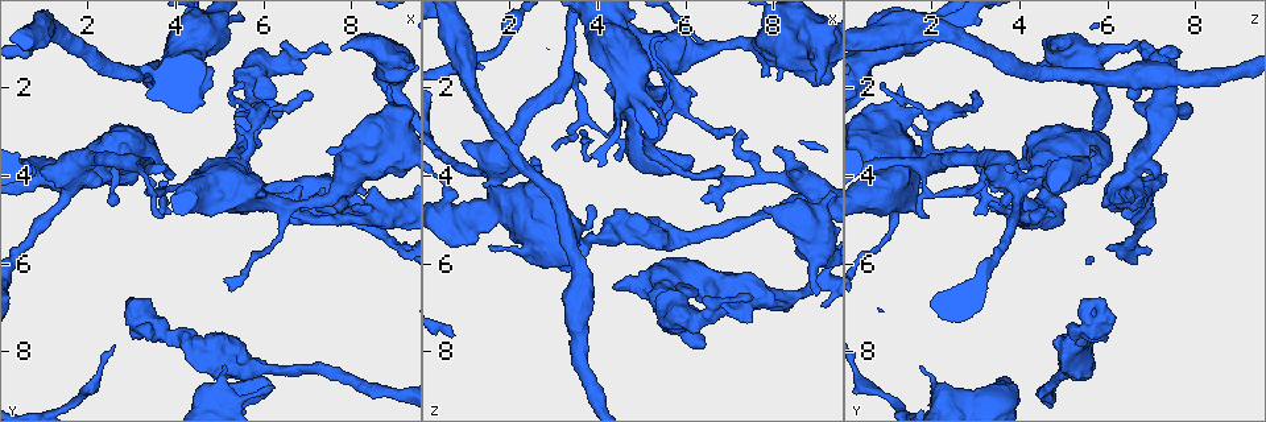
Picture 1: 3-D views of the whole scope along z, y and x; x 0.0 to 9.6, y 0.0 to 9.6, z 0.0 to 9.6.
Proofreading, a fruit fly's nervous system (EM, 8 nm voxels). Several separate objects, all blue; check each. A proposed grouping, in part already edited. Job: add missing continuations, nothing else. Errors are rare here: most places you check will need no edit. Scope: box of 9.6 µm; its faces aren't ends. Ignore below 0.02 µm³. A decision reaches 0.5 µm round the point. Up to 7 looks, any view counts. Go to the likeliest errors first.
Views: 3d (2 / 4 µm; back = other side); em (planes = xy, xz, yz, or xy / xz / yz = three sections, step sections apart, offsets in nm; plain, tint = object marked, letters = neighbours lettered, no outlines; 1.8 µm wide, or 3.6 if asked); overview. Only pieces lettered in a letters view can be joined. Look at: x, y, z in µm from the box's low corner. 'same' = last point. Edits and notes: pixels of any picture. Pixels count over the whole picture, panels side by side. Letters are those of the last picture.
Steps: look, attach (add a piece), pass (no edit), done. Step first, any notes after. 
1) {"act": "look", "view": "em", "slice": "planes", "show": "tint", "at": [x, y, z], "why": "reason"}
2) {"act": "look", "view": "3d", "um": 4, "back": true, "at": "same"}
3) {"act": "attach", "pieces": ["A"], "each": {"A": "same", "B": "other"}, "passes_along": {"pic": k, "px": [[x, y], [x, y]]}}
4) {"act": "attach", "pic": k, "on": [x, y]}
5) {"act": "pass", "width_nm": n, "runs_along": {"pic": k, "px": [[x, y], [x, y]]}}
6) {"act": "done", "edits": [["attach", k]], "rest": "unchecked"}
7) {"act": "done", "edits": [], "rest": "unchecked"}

{"act": "look", "view": "em", "um": 3.6, "slice": "planes", "show": "letters", "at": [7.75, 1.10, 4.75], "why": "branch stops here"}

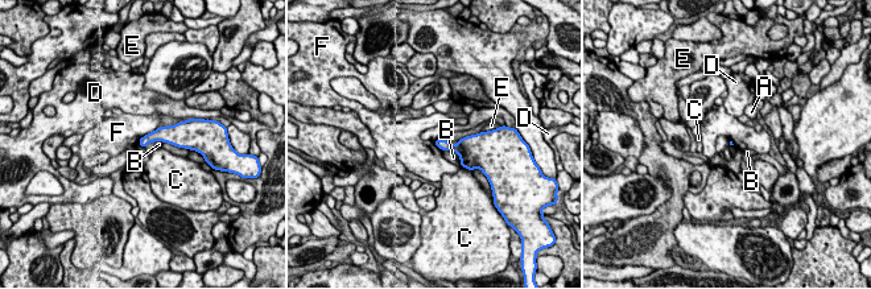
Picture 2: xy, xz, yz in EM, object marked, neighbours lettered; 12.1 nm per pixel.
{"act": "pass", "each": {"A": "other", "B": "other", "C": "other", "D": "other", "E": "other", "F": "other"}, "border": {"pic": 2, "px": [[160, 127], [145, 133], [137, 143]]}, "found": "no lettered piece goes on from it"}

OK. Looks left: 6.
{"act": "look", "view": "em", "um": 3.6, "slice": "xz", "step": 16, "show": "letters", "at": [3.50, 7.50, 5.65], "why": "sharp bend"}

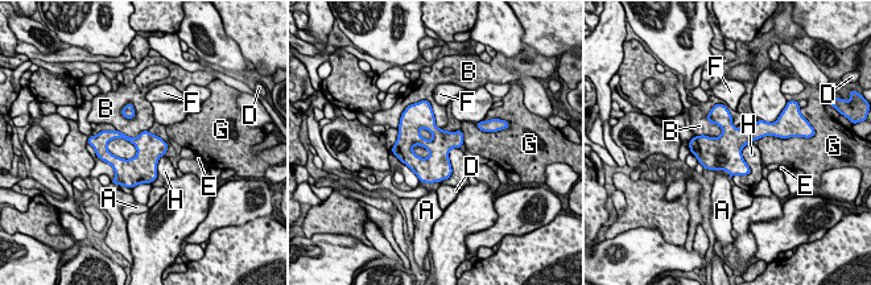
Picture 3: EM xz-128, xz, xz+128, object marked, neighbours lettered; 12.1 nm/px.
{"act": "look", "view": "em", "um": 3.6, "slice": "planes", "show": "letters", "at": "same", "why": "another direction"}

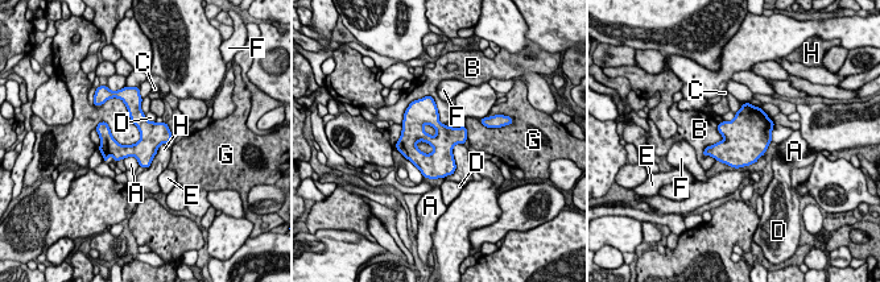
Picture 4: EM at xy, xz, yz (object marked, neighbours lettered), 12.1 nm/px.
{"act": "pass", "width_nm": 320, "each": {"A": "other", "B": "other", "C": "other", "D": "other", "E": "other", "F": "other", "G": "other", "H": "other"}, "border": {"pic": 4, "px": [[718, 124], [723, 139], [703, 157]]}, "found": "none of them fits"}

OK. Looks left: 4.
{"act": "look", "view": "em", "slice": "xz", "step": 8, "show": "plain", "at": [5.10, 8.35, 1.75], "why": "stops while still wide"}

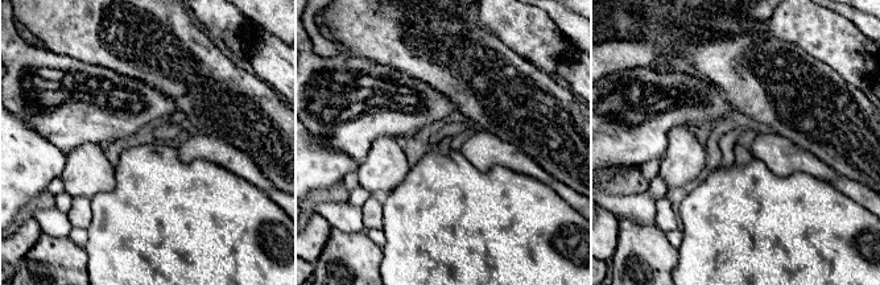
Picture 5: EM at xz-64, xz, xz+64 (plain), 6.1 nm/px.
{"act": "look", "view": "em", "slice": "xz", "step": 8, "show": "tint", "at": "same"}

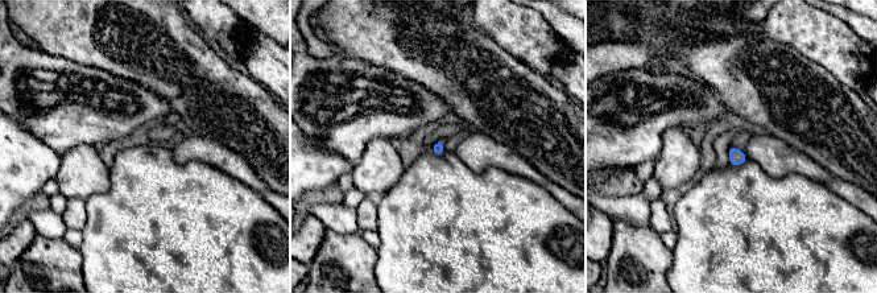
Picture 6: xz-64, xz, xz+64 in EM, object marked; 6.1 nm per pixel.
{"act": "look", "view": "em", "slice": "xz", "step": 8, "show": "letters", "at": "same"}

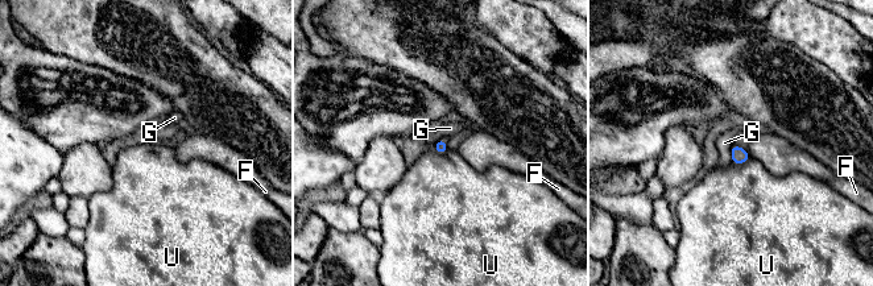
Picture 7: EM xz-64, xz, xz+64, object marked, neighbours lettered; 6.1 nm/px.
{"act": "pass", "longest_contact_nm": ["G", 110], "each": {"F": "other", "G": "other", "U": "other"}, "border": {"pic": 7, "px": [[433, 148], [439, 153], [449, 149]]}, "found": "none of them fits"}

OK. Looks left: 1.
{"act": "done", "edits": [], "rest": "unchecked"}

